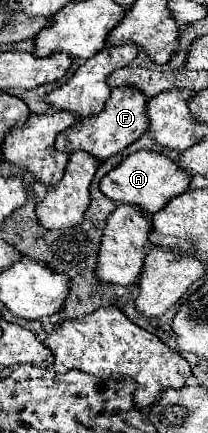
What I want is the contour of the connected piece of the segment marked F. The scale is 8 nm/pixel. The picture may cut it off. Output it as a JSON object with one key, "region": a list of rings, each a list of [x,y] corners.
{"region":[[[118,87],[112,89],[106,107],[102,113],[86,117],[78,121],[78,125],[68,127],[56,137],[56,149],[64,153],[76,153],[76,151],[86,151],[90,153],[96,161],[106,161],[108,157],[120,153],[126,149],[130,143],[134,143],[140,135],[144,135],[148,129],[148,119],[146,119],[146,97],[140,95],[140,91],[132,87]]]}

